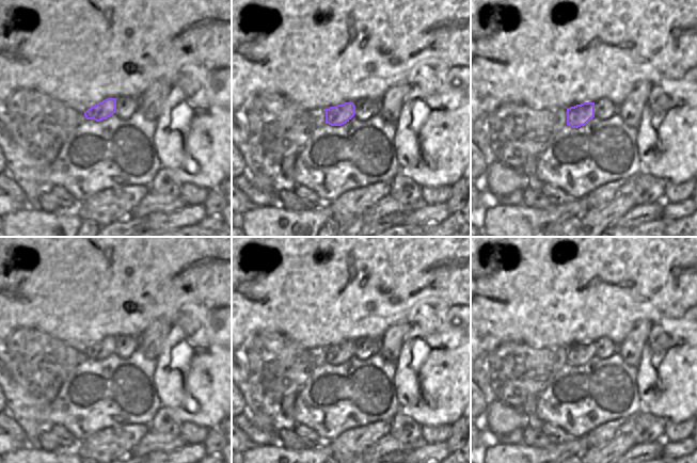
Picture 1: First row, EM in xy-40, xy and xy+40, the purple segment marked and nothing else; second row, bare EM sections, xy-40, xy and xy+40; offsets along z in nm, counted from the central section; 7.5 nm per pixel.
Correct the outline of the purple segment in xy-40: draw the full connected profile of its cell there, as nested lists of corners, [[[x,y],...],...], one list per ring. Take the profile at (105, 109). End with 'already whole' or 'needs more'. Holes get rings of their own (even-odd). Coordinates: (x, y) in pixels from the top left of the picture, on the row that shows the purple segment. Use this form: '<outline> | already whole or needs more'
[[[107,98],[94,107],[91,107],[84,112],[86,119],[94,119],[100,122],[107,119],[115,113],[116,110],[116,98]]] | already whole

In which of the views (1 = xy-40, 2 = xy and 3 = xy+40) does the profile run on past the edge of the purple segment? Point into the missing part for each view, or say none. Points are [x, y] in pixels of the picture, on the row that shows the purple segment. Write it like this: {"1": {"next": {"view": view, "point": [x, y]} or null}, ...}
{"1": {"next": null}, "2": {"next": null}, "3": {"next": null}}

